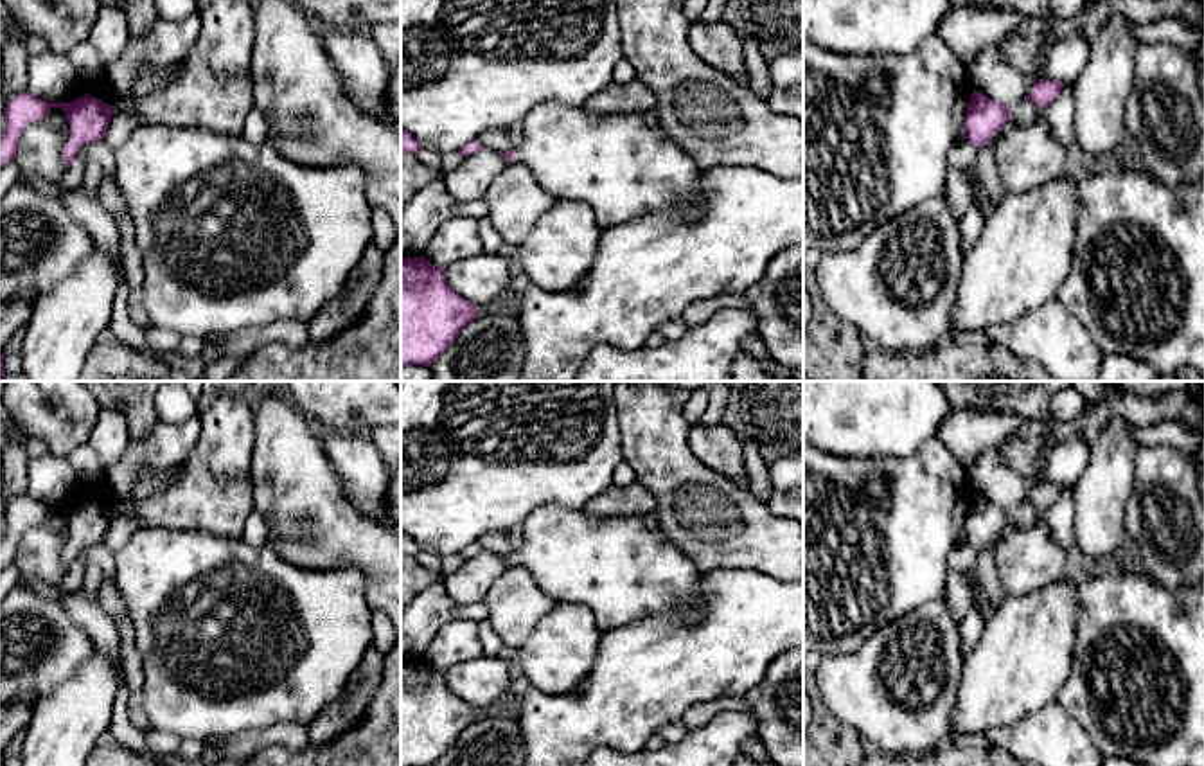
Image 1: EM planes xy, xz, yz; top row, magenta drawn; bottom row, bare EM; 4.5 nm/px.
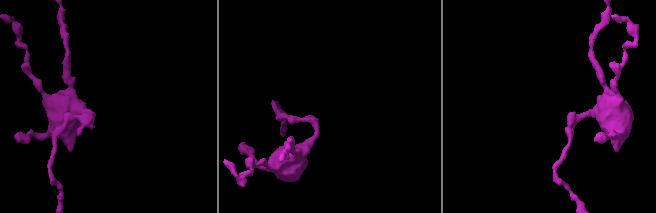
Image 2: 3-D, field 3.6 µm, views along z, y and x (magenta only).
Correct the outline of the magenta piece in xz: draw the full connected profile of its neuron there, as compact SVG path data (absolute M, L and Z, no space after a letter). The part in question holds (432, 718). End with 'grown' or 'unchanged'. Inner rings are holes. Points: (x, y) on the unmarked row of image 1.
M424 658L401 660L401 766L433 766L476 719L478 710L449 690L442 671Z | unchanged

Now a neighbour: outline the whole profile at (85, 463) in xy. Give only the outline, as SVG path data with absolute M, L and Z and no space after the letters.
M81 444L70 453L68 460L77 477L81 493L104 482L106 469L92 446Z

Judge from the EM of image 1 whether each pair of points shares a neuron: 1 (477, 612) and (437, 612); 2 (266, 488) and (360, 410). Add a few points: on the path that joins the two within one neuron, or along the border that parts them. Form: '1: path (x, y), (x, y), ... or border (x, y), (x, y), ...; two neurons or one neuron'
1: path (468, 612), (446, 612); one neuron
2: border (290, 400), (320, 428); two neurons

